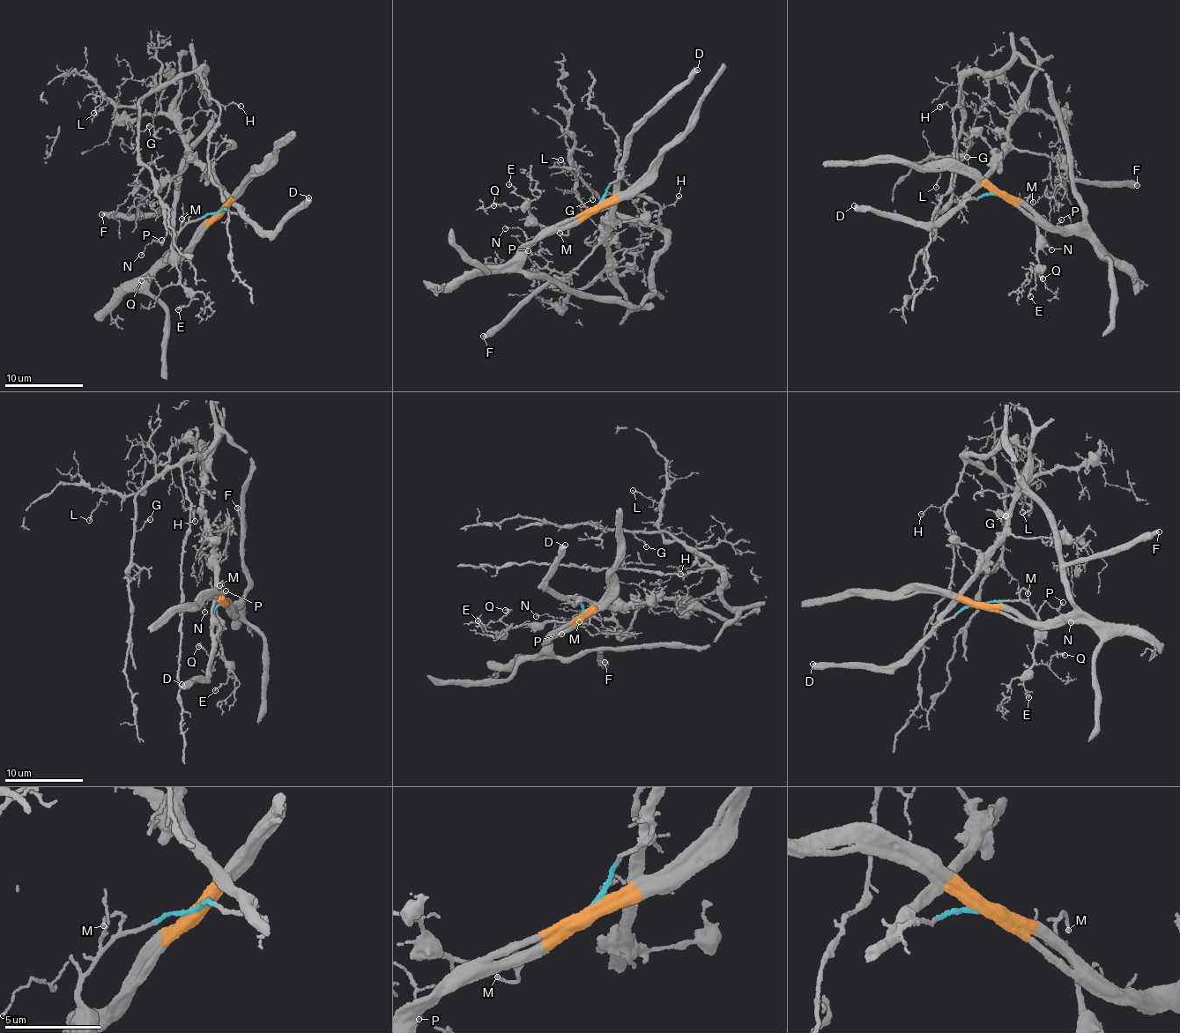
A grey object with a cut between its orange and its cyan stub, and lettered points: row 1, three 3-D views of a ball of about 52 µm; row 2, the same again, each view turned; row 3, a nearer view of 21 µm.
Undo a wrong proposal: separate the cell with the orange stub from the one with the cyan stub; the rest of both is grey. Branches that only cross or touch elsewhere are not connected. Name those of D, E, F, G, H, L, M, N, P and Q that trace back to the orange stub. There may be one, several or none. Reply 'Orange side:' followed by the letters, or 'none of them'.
Orange side: F, G, H, L

